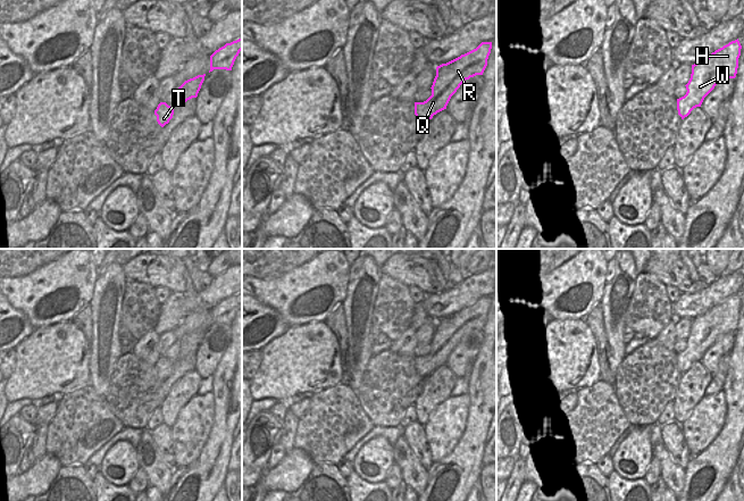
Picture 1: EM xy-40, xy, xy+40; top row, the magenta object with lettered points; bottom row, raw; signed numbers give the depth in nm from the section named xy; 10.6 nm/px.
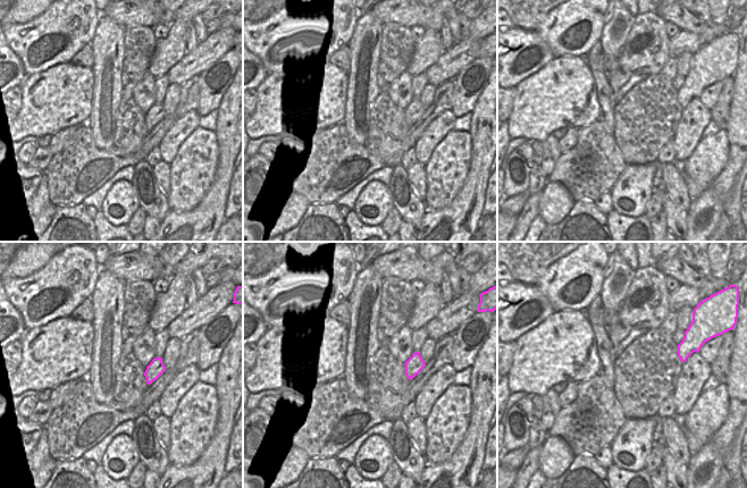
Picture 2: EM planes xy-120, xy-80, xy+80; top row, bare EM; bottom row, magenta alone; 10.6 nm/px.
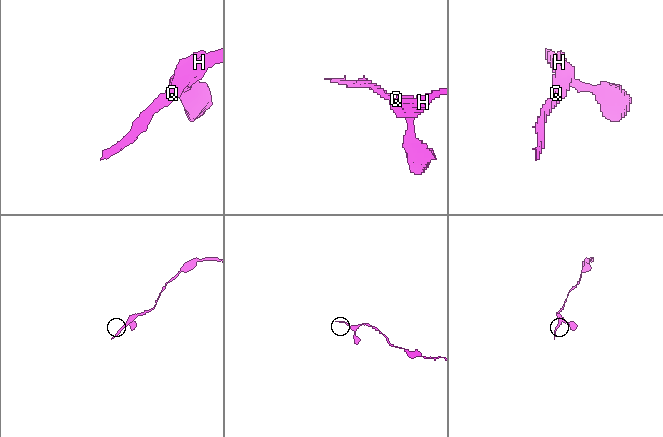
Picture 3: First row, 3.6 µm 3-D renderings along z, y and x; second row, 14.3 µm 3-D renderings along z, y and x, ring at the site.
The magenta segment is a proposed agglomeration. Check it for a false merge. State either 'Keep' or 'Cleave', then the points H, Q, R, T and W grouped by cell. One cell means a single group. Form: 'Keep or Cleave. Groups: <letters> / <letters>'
Keep. Groups: H Q R T W

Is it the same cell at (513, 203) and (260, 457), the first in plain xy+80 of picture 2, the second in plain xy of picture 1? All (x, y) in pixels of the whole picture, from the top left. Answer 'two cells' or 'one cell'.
two cells

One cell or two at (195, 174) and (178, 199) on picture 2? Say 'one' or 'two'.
one

